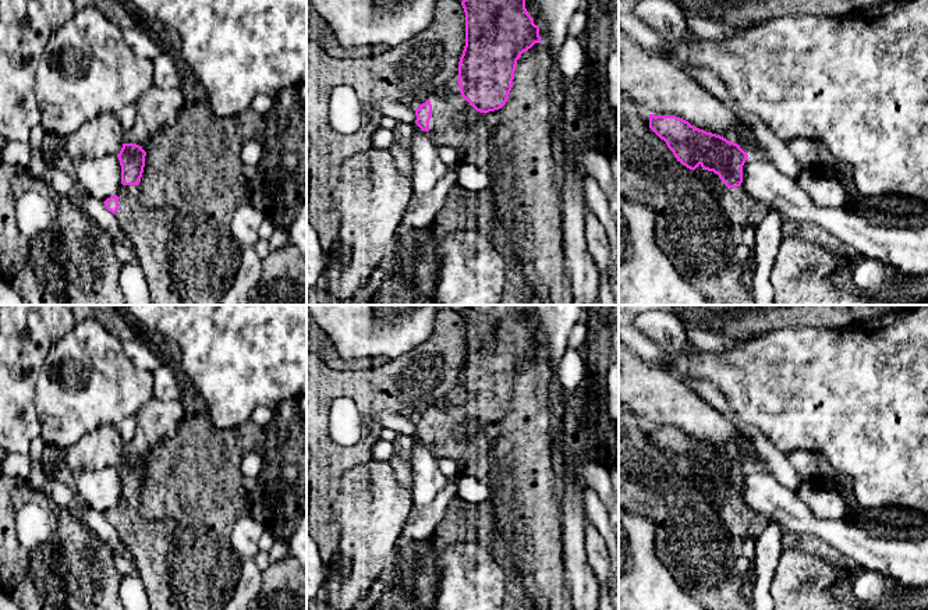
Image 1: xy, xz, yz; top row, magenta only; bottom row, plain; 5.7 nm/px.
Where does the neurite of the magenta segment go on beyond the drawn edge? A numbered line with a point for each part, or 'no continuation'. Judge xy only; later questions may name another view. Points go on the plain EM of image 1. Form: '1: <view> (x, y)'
1: xy (149, 542)

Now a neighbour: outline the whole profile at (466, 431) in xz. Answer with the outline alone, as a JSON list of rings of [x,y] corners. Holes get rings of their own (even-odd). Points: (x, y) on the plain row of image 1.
[[[468,419],[456,428],[454,436],[460,441],[467,441],[472,439],[474,436],[477,436],[479,432],[481,429],[475,426],[475,421]]]

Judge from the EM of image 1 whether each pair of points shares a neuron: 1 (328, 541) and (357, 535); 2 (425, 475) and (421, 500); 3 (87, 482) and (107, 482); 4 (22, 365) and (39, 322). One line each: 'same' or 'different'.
1: different
2: same
3: same
4: same

